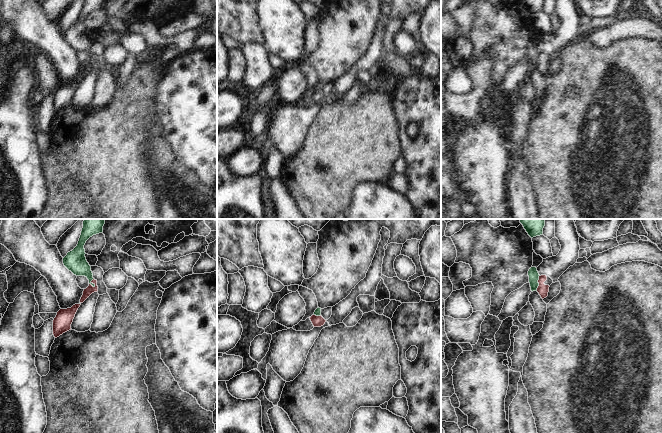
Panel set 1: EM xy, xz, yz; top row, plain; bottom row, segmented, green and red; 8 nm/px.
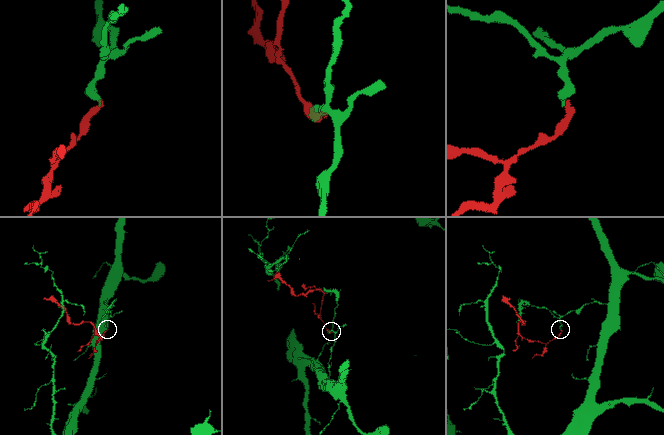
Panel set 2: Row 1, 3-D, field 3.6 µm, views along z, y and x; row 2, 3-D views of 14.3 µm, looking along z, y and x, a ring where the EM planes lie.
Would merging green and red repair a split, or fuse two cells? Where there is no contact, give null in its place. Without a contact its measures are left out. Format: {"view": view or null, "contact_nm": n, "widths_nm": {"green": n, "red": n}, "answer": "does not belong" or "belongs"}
{"view": "xy", "contact_nm": 80, "widths_nm": {"green": 180, "red": 70}, "answer": "does not belong"}

